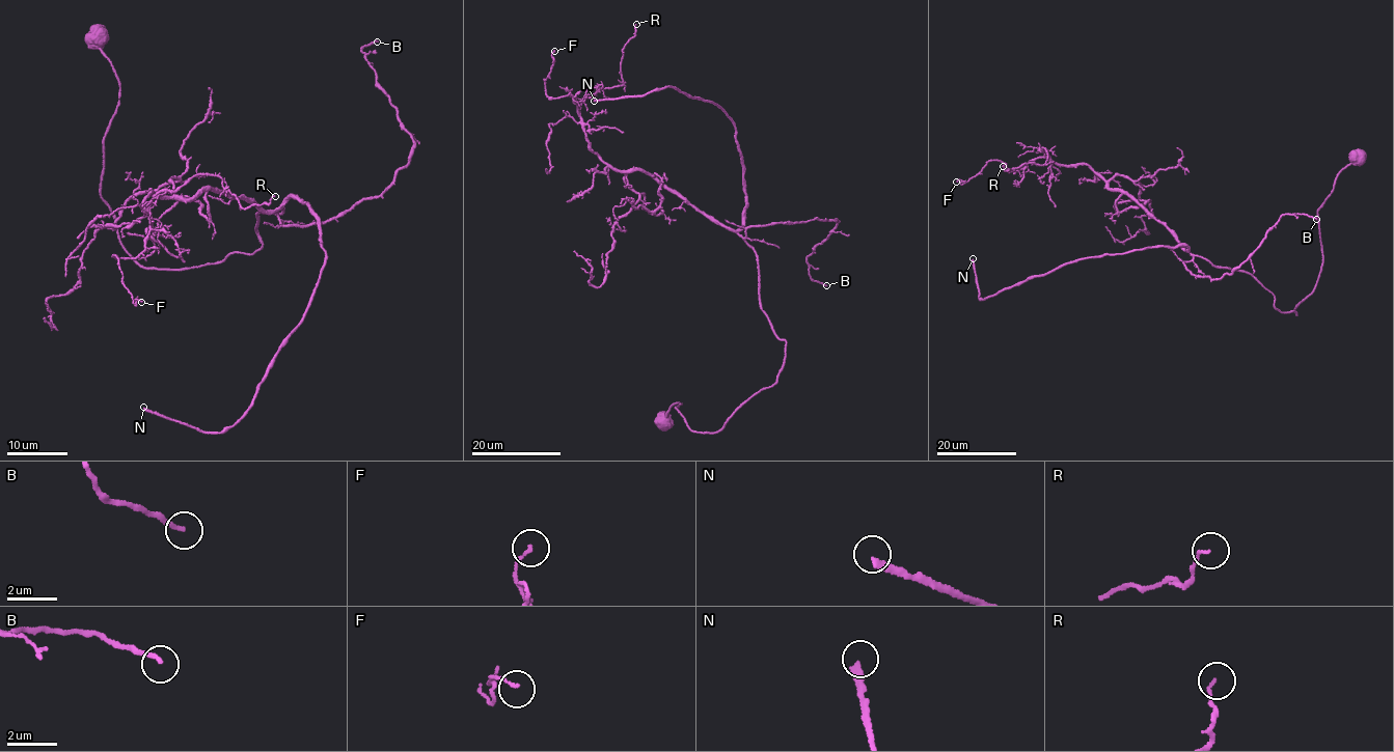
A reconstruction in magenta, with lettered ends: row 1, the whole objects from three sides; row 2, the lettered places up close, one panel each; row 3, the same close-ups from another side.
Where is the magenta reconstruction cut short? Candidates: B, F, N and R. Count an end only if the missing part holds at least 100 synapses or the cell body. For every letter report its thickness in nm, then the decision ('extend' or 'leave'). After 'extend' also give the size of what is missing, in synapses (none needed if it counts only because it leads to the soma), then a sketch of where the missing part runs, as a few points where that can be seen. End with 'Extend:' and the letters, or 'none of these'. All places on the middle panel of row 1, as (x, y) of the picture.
B: 180 nm | leave
F: 120 nm | leave
N: 220 nm | extend | 250 syn
R: 90 nm | leave
Extend: N

